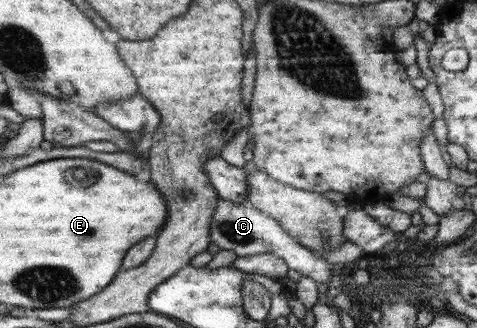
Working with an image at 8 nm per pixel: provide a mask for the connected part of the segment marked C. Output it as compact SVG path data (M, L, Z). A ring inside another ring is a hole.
M220 197L220 203L216 207L212 221L211 236L213 242L220 249L233 250L238 254L238 257L276 254L287 263L288 268L298 271L302 277L310 276L318 283L324 283L327 286L331 282L333 265L330 262L318 257L318 253L300 244L294 236L290 236L286 232L278 220L264 214L248 200L236 203Z

